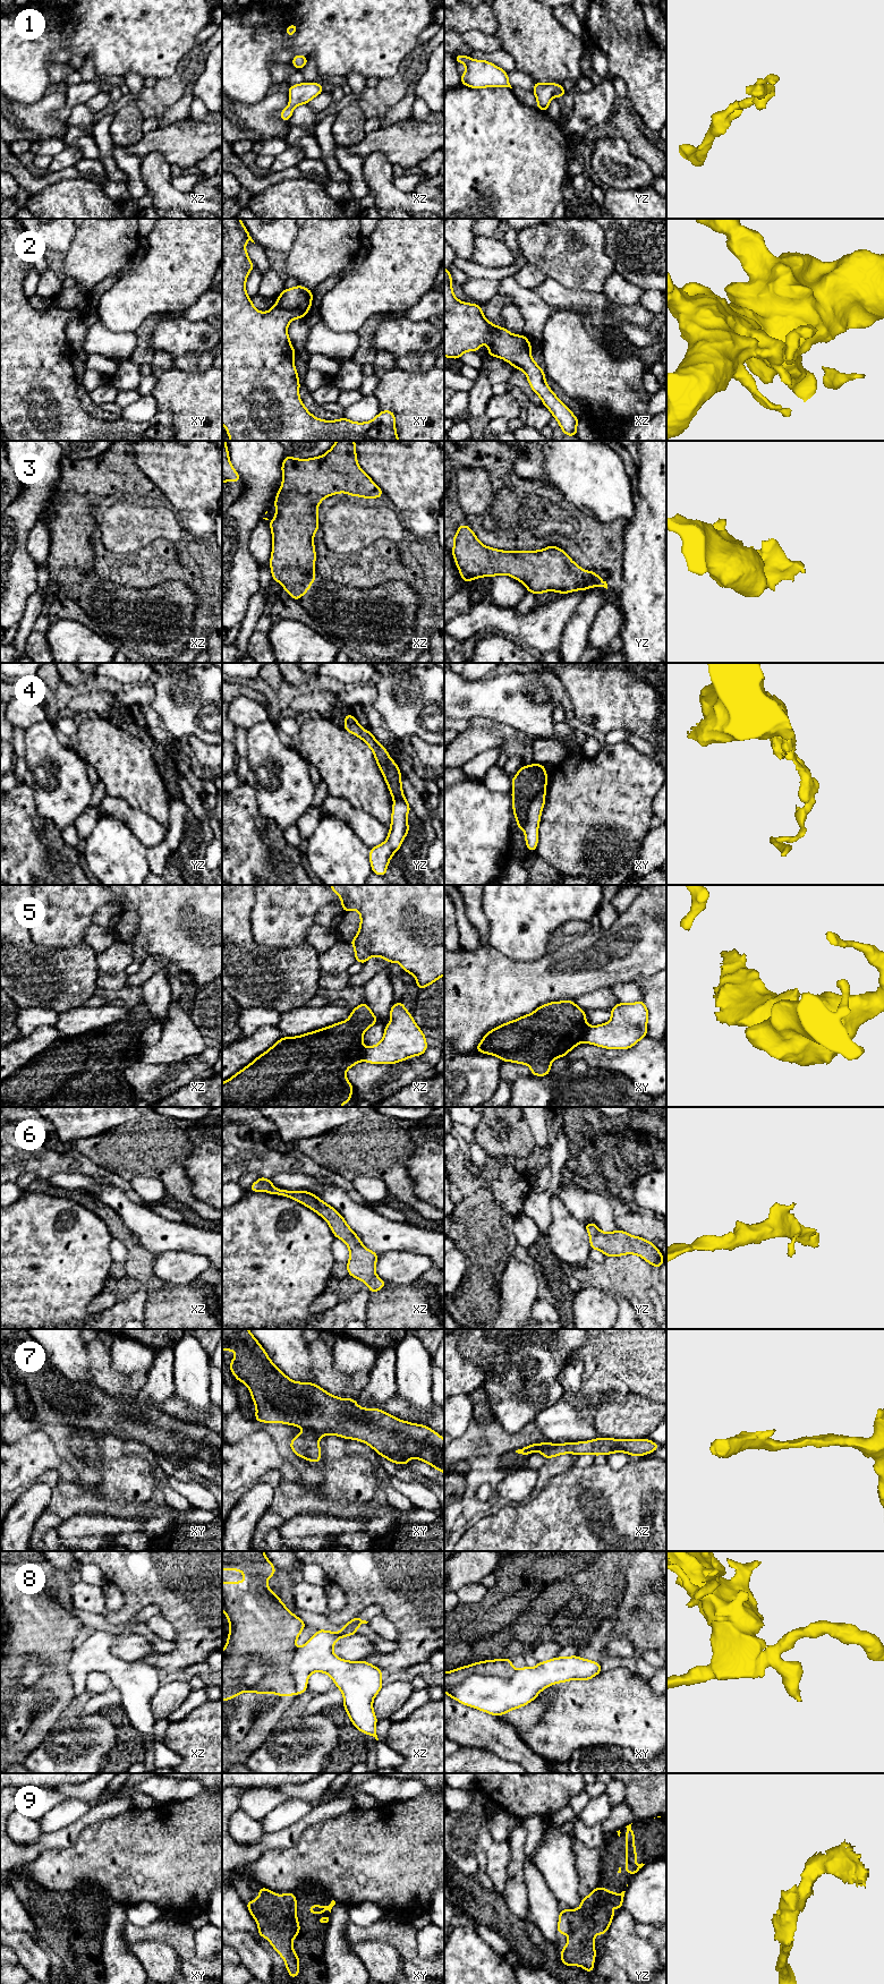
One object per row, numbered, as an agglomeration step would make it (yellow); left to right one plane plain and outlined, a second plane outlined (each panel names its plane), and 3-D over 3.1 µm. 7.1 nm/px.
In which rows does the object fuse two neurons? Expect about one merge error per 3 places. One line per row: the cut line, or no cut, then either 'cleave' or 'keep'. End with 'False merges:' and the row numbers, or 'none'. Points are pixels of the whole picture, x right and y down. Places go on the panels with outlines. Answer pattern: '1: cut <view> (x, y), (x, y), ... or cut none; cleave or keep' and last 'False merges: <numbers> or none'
1: cut none; keep
2: cut none; keep
3: cut none; keep
4: cut none; keep
5: cut xy (589, 1027), (581, 1040); cleave
6: cut none; keep
7: cut xy (309, 1429), (320, 1435); cleave
8: cut xz (274, 1666), (254, 1685), (244, 1686), (239, 1682); cleave
9: cut xy (279, 1897), (279, 1907), (296, 1936); cleave
False merges: 5, 7, 8, 9

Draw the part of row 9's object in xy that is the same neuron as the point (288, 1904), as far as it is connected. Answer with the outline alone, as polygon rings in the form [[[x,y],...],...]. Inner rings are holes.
[[[282,1893],[279,1900],[279,1908],[286,1913],[289,1923],[291,1924],[291,1931],[296,1938],[300,1932],[299,1922],[297,1921],[297,1900],[295,1893]]]

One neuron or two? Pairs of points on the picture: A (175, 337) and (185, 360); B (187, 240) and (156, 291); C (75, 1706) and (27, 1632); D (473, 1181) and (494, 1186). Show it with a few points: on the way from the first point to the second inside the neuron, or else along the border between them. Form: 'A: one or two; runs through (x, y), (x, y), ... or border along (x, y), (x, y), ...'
A: two; border along (209, 350), (189, 351), (173, 358)
B: one; runs through (184, 253), (179, 266), (169, 279)
C: two; border along (71, 1696), (70, 1703), (56, 1721)
D: one; runs through (478, 1183), (489, 1184)

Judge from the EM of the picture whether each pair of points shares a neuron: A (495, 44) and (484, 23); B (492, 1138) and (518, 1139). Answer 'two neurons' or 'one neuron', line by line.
A: two neurons
B: one neuron

